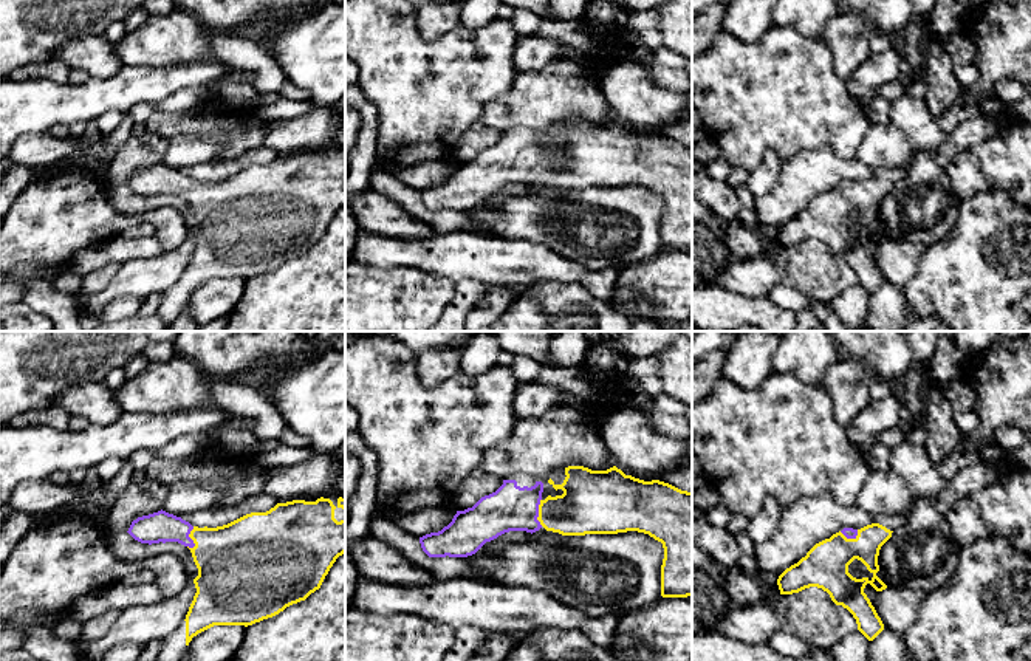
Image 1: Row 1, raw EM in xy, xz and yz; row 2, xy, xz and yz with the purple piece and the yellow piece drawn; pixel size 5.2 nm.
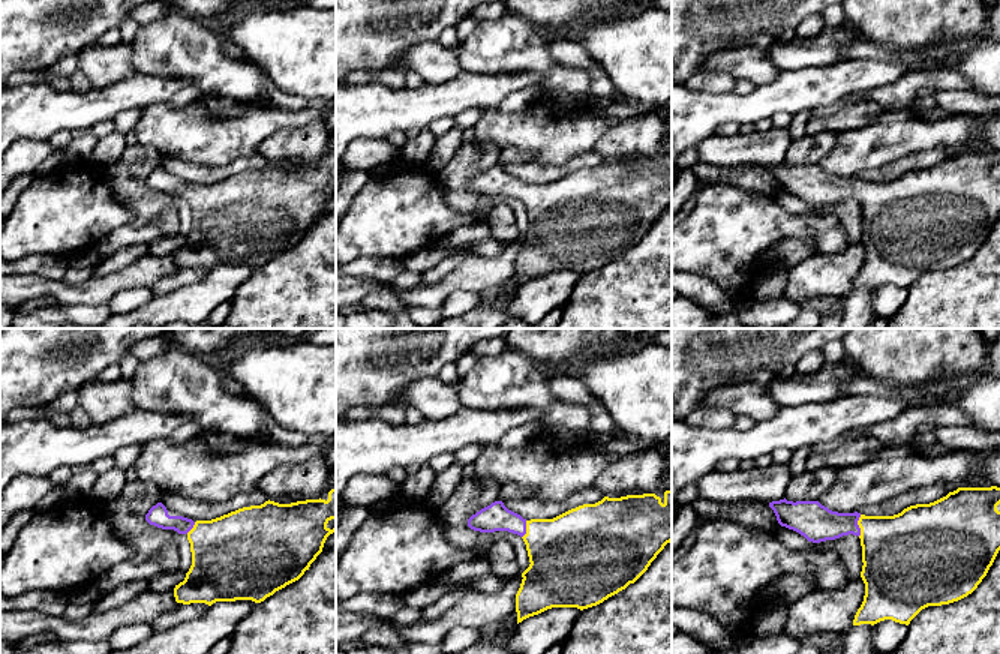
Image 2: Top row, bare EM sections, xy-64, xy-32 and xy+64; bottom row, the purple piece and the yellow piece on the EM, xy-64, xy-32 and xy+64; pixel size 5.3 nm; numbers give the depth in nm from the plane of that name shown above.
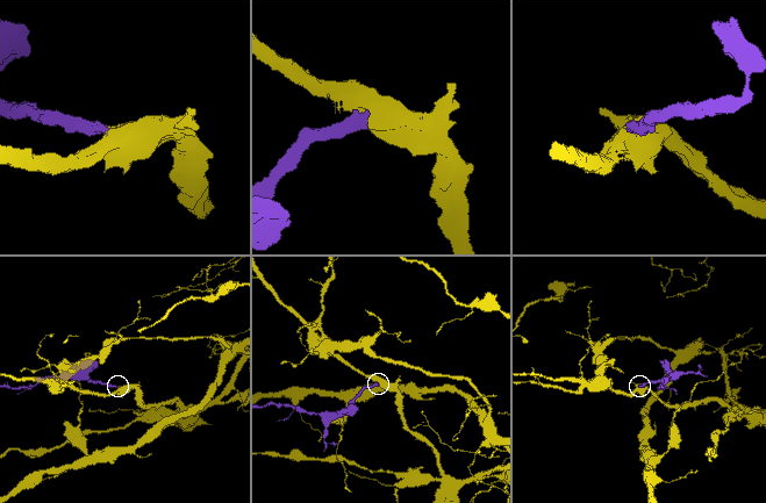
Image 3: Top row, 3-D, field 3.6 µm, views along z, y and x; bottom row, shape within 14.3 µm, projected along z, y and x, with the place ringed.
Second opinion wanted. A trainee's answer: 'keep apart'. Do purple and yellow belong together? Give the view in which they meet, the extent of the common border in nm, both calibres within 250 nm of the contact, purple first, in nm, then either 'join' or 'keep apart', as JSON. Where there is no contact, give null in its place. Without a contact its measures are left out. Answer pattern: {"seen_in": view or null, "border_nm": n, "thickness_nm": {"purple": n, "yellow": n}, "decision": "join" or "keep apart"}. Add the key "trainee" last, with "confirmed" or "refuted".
{"seen_in": "xy", "border_nm": 120, "thickness_nm": {"purple": 160, "yellow": 380}, "decision": "join", "trainee": "refuted"}

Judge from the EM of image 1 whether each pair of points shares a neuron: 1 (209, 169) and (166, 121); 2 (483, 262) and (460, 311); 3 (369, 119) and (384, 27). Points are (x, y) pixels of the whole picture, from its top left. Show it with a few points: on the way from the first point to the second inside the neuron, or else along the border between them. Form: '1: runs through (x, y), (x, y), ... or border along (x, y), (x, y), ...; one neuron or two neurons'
1: border along (253, 147), (231, 160), (219, 161); two neurons
2: border along (455, 282), (479, 279), (488, 285); two neurons
3: border along (361, 87), (376, 110), (378, 140); two neurons

